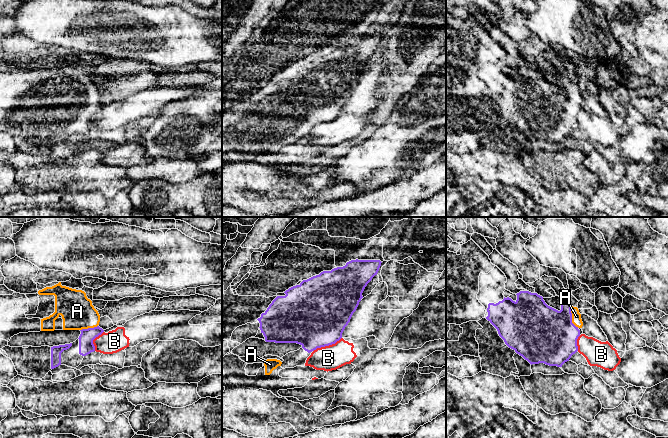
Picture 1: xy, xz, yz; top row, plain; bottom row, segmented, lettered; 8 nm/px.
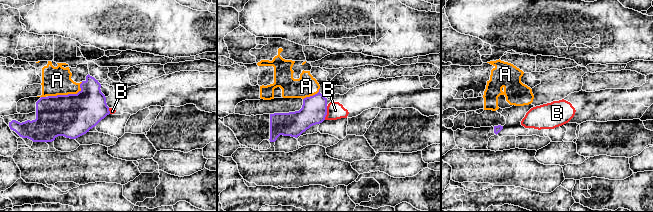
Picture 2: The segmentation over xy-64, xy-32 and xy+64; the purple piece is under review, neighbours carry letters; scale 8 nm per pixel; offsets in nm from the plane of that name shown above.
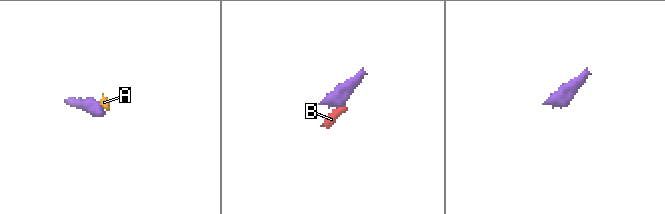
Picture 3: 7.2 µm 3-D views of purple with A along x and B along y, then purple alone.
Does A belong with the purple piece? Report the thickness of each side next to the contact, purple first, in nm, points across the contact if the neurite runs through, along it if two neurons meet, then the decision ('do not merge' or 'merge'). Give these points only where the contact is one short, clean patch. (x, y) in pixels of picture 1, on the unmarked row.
440 nm thick on the purple side, 80 nm on the other; runs through yz (546, 111), (571, 93), (576, 92); merge

